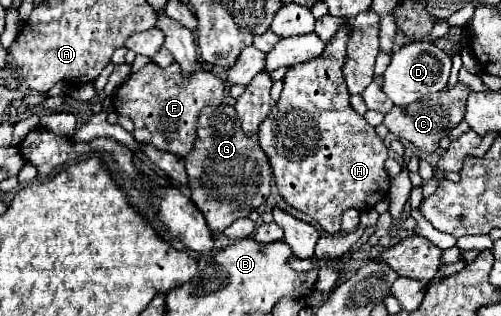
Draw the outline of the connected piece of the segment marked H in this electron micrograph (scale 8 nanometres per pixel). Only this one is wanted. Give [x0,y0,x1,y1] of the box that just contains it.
[258,27,390,233]

